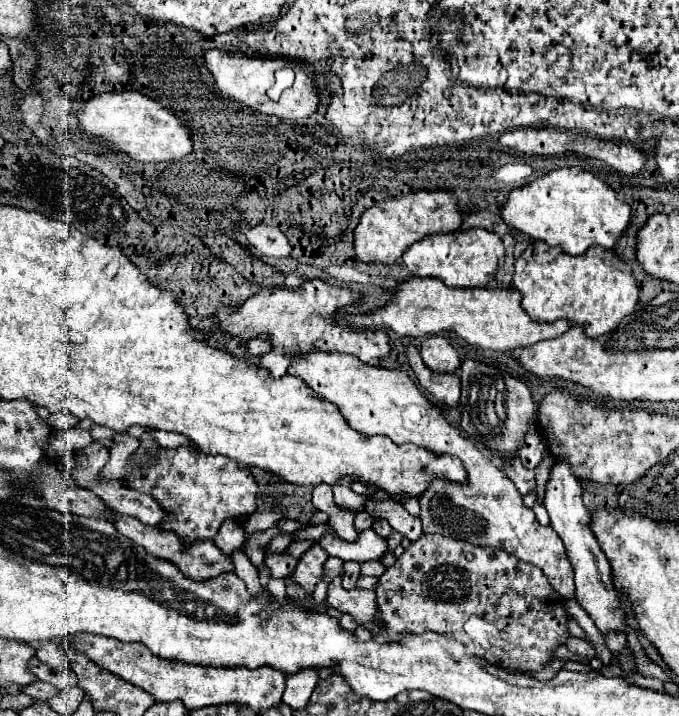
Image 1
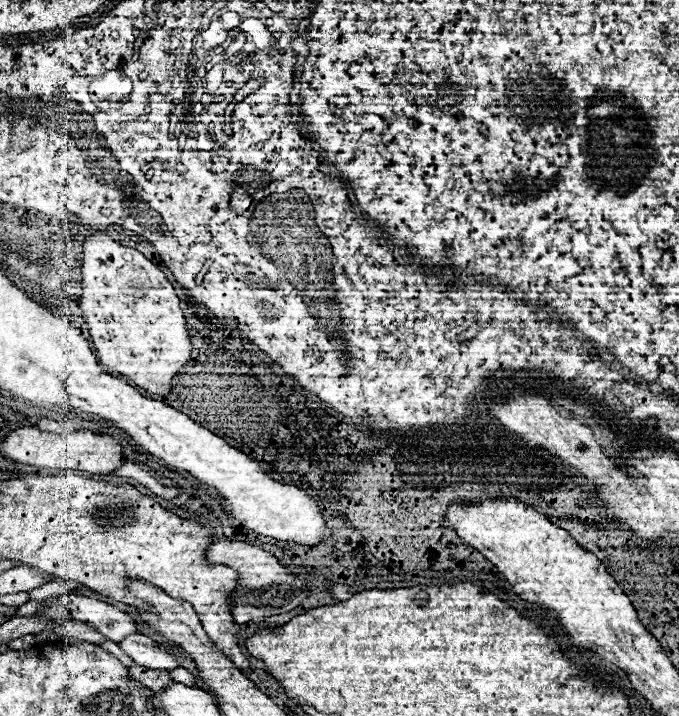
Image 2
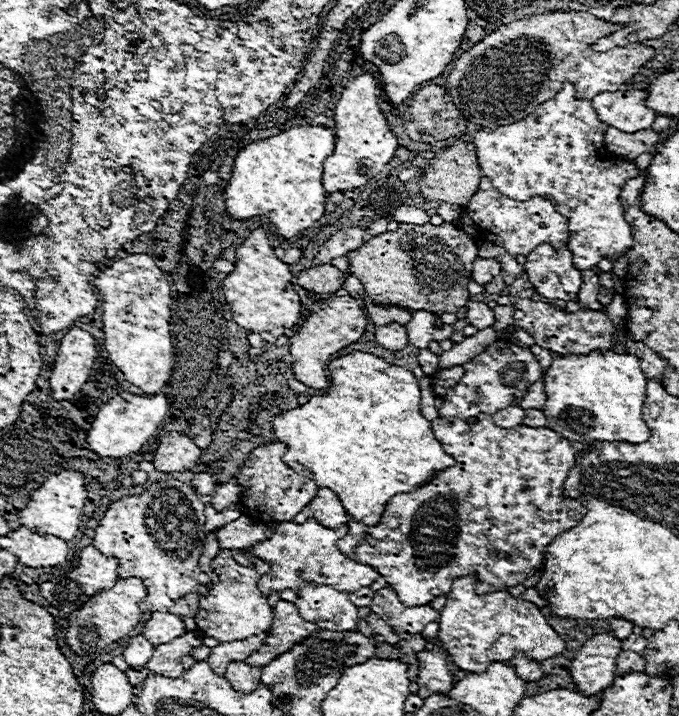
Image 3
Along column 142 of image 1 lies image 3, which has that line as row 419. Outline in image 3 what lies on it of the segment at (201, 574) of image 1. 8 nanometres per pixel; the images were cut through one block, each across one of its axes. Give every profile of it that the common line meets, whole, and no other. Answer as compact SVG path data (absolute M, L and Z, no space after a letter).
M526 410L526 418L522 424L530 424L530 426L542 426L542 424L548 424L548 418L542 410Z

